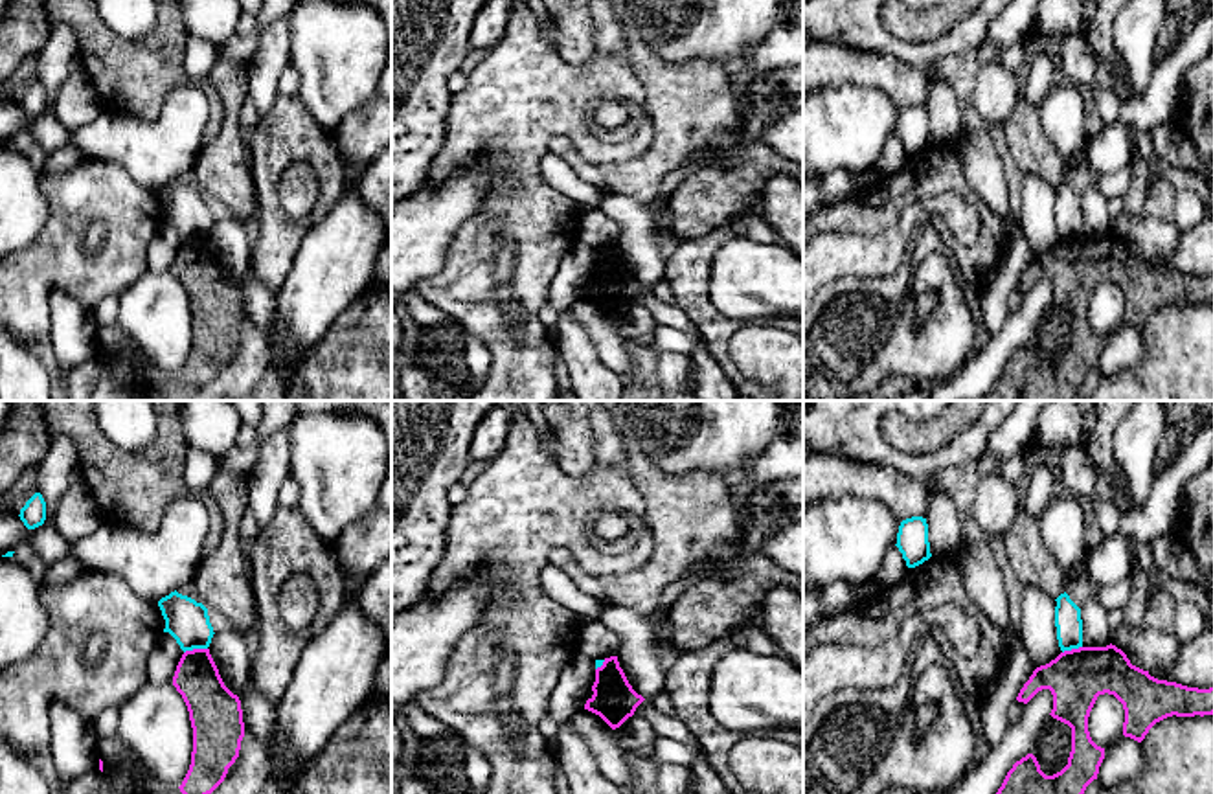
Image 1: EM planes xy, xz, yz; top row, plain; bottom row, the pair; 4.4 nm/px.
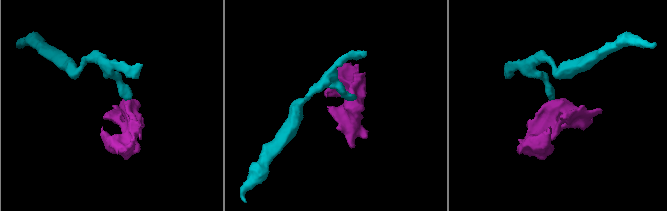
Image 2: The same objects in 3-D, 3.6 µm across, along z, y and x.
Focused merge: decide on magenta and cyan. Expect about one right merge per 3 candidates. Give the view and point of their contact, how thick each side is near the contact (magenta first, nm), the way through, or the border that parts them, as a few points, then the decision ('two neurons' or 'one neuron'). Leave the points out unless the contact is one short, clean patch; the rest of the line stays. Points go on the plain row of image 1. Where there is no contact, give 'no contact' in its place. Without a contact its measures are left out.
meets magenta in xy at (195, 238); 200 nm thick on the magenta side, 190 nm on the other; border along xy (206, 236), (184, 241); two neurons

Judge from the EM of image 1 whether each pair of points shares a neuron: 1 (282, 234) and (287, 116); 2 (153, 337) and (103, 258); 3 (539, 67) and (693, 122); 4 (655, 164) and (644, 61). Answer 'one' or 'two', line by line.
1: one
2: two
3: two
4: one

